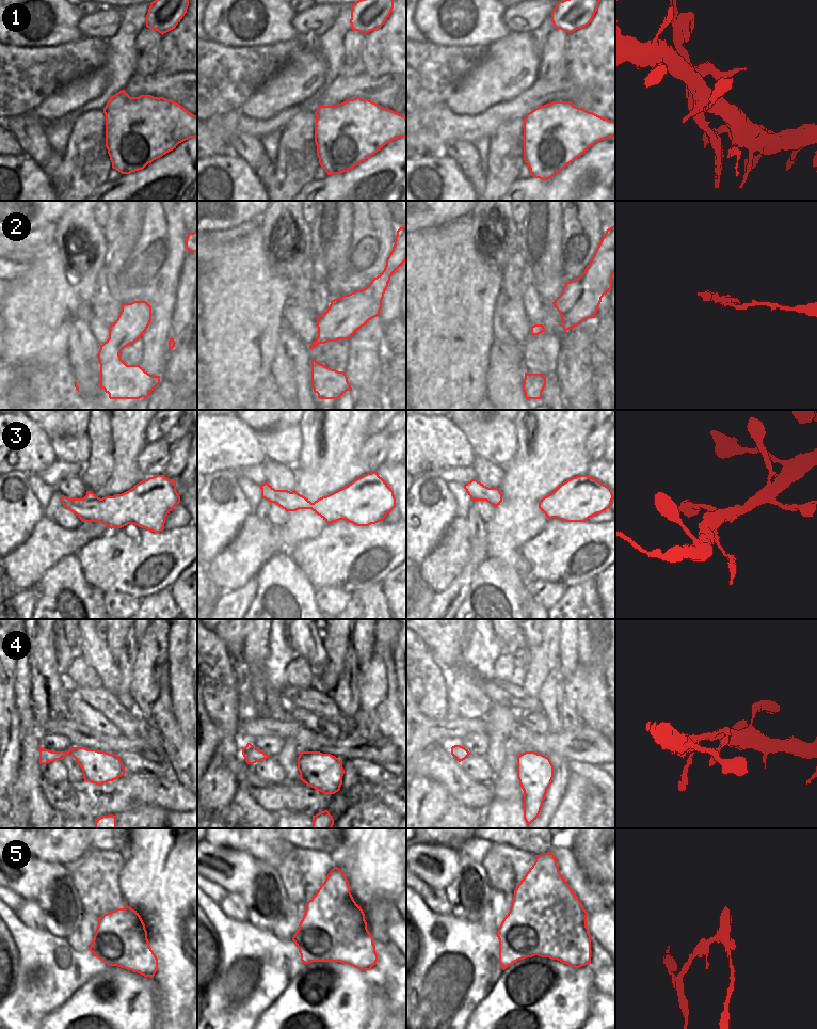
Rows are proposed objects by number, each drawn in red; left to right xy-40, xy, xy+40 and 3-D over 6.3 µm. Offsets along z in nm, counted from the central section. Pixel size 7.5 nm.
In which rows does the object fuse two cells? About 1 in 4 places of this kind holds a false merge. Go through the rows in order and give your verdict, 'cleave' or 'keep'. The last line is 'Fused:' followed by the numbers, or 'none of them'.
1: cleave
2: keep
3: keep
4: keep
5: cleave
Fused: 1, 5

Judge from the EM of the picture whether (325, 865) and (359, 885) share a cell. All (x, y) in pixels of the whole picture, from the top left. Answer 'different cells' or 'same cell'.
different cells

